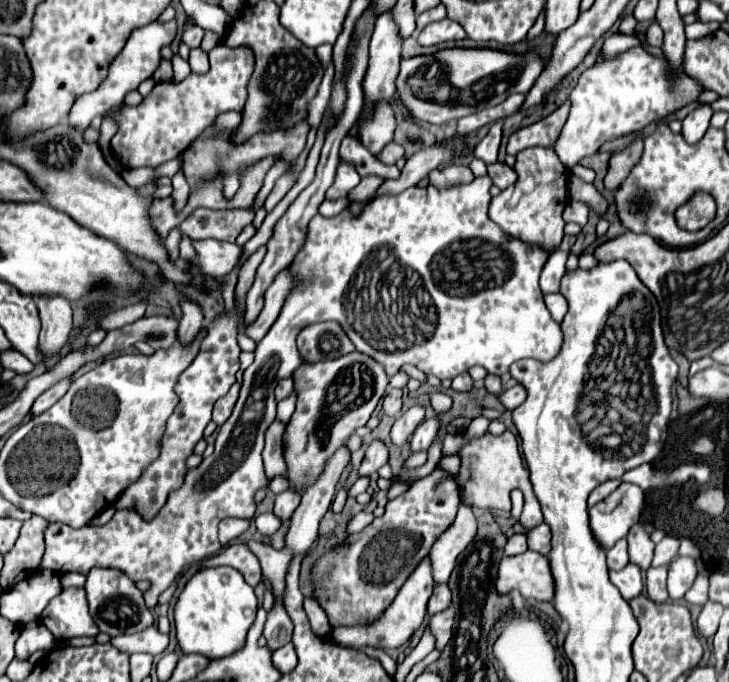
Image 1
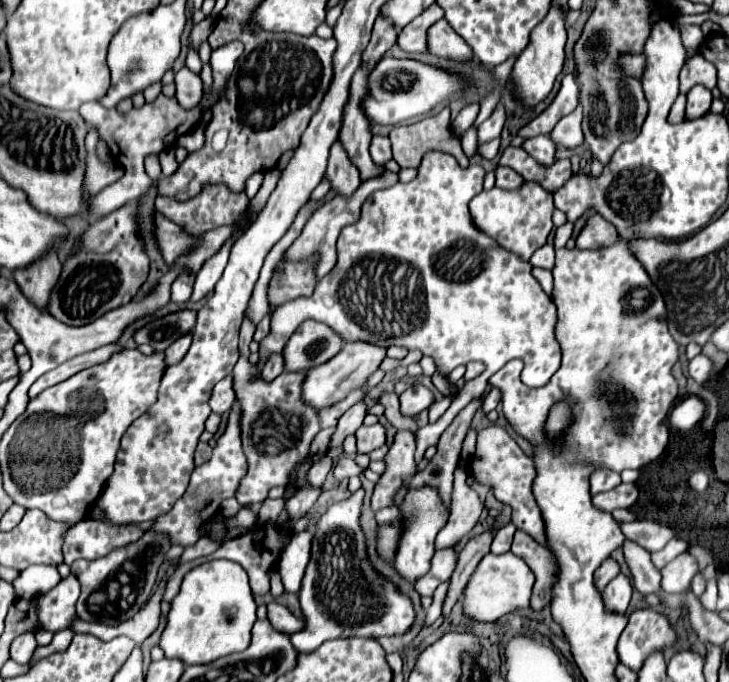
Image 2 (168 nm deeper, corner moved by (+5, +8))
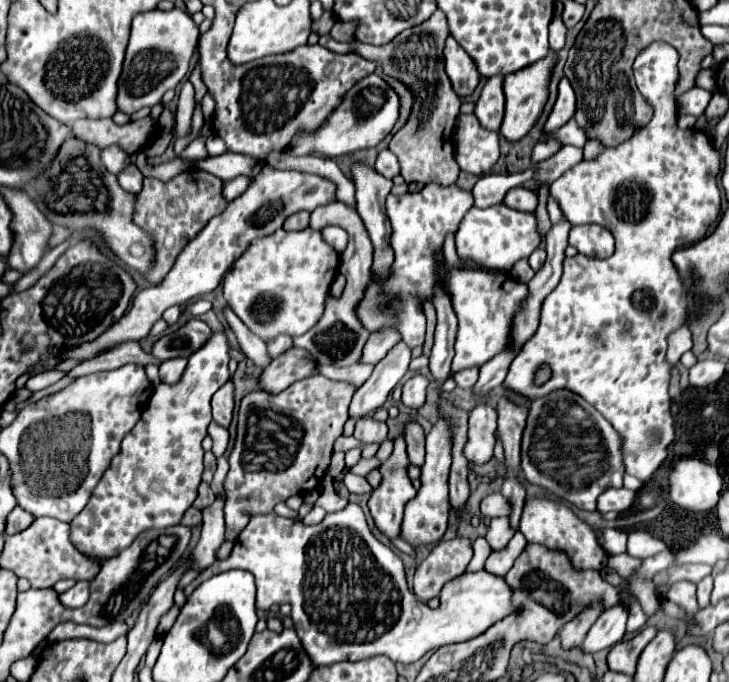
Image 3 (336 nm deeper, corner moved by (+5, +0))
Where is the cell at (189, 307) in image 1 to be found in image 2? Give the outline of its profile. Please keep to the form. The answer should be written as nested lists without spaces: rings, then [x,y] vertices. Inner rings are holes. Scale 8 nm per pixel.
[[[192,335],[180,337],[178,341],[174,341],[174,343],[164,351],[164,361],[166,361],[166,365],[176,365],[178,361],[184,359],[184,355],[186,355],[188,349],[190,349],[190,339],[192,339]]]

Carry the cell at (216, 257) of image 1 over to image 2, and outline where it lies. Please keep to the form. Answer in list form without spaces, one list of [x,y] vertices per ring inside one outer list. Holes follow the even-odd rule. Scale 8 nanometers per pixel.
[[[154,211],[154,239],[166,265],[174,265],[176,257],[186,253],[194,245],[194,237],[186,237],[186,233],[182,233],[178,225],[168,221],[158,211]]]

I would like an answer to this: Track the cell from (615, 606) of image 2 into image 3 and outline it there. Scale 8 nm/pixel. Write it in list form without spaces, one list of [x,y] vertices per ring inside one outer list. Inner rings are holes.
[[[612,605],[606,609],[598,621],[590,627],[582,649],[586,653],[598,653],[602,649],[608,649],[622,641],[626,631],[626,619],[628,619],[628,607],[626,605]]]

